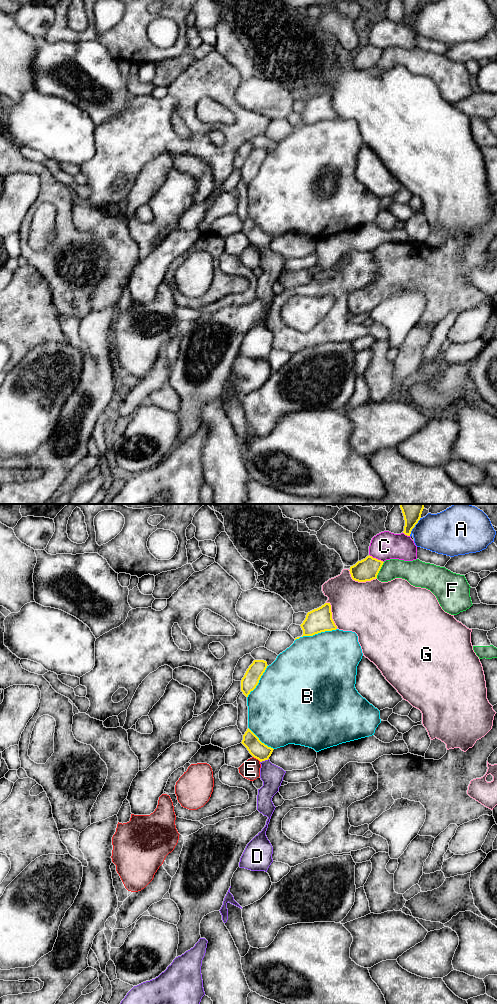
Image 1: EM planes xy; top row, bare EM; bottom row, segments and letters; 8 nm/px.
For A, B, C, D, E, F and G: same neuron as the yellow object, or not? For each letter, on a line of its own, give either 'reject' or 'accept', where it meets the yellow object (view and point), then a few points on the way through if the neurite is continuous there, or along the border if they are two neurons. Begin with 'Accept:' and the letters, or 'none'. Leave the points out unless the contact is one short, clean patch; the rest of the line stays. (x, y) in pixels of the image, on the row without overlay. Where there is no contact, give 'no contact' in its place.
Accept: D
A: reject; contact xy (414, 14)
B: reject; contact xy (319, 120)
C: reject; contact xy (375, 46)
D: accept; contact xy (264, 248); way xy (260, 239), (264, 248), (272, 264)
E: reject; contact xy (257, 246)
F: reject; contact xy (379, 58)
G: reject; contact xy (360, 69)

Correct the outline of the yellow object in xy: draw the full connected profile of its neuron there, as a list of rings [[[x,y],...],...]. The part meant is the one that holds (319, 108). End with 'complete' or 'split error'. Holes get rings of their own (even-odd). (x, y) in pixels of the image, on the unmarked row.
[[[325,91],[321,95],[308,100],[305,108],[300,114],[303,118],[302,125],[336,118],[337,114],[332,107],[330,91]]]; complete

